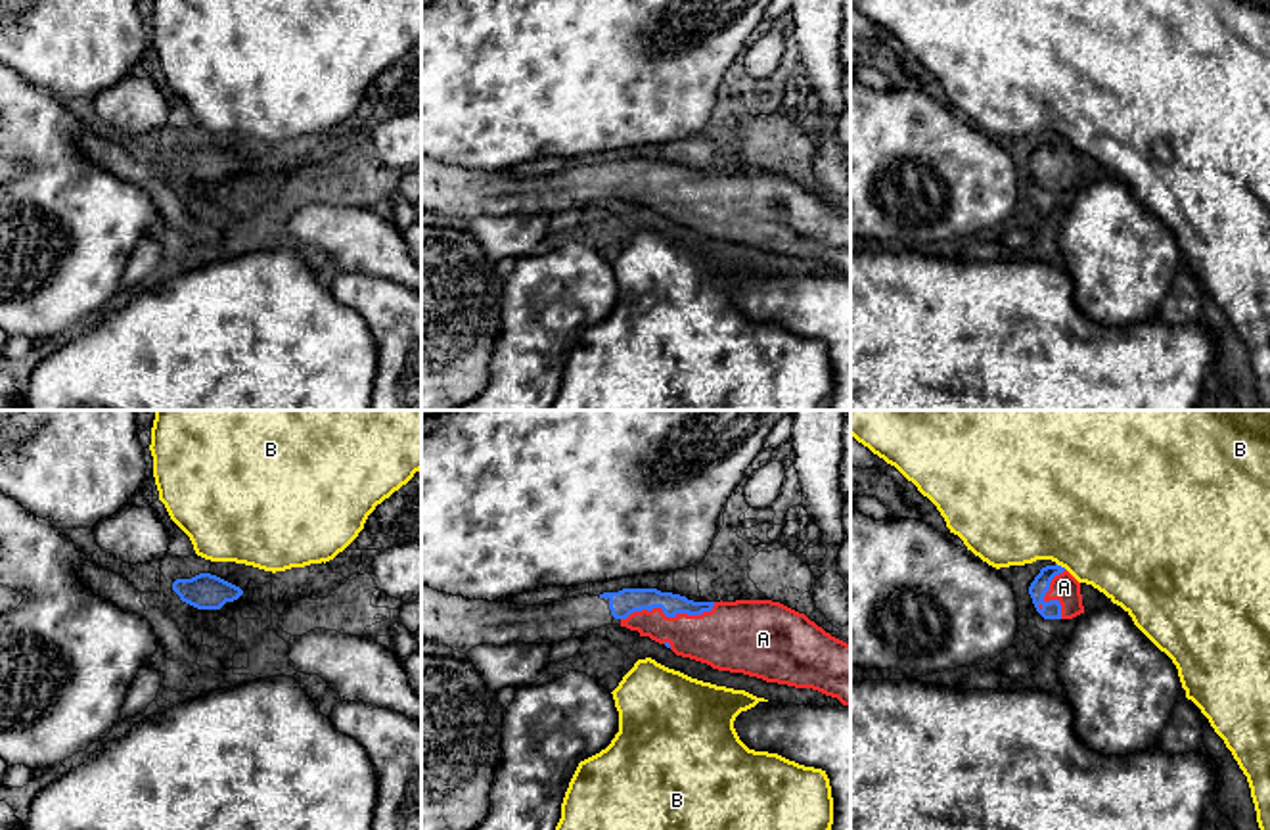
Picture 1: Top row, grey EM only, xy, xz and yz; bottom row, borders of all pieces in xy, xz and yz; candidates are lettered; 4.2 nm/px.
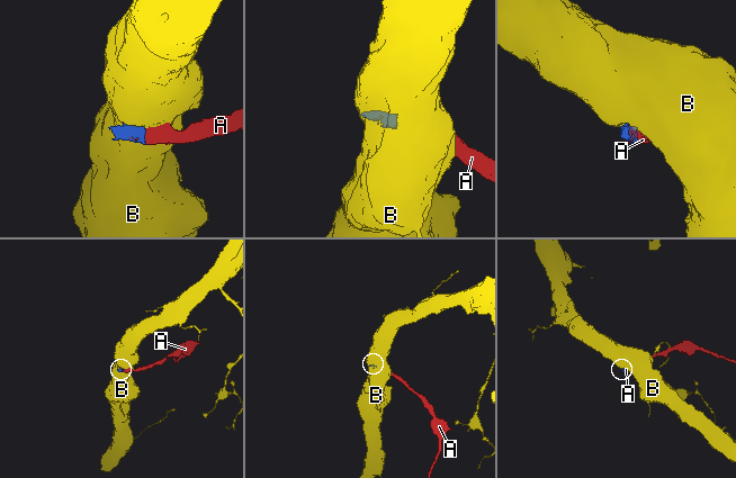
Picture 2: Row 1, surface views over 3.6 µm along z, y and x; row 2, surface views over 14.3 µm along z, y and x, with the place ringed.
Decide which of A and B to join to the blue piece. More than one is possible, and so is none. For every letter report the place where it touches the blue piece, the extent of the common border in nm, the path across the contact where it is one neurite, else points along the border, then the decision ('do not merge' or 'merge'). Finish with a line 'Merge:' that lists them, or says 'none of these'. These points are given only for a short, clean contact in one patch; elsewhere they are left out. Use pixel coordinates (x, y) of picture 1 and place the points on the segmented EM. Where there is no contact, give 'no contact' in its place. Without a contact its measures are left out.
A: contact xz (669, 616); length 400 nm; way xz (627, 600), (669, 616), (690, 629), (725, 637); merge
B: contact yz (1060, 566); length 50 nm; border yz (1056, 562), (1065, 568); do not merge
Merge: A

